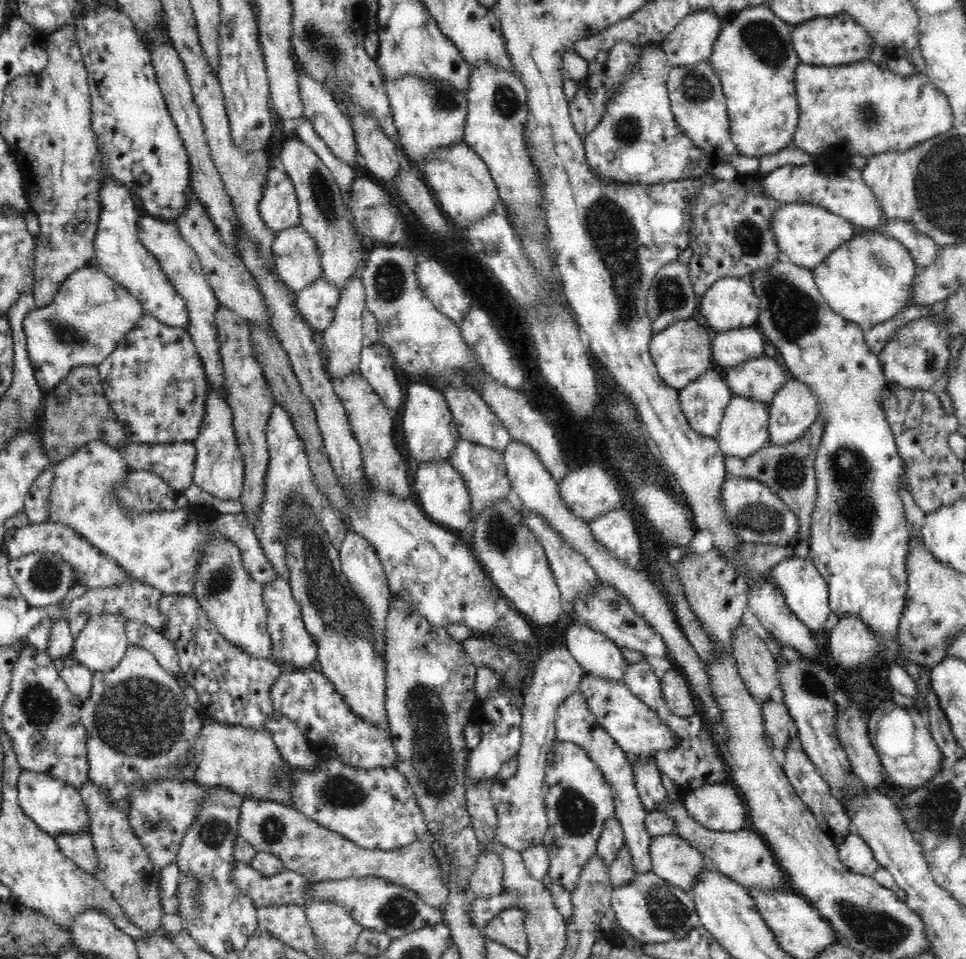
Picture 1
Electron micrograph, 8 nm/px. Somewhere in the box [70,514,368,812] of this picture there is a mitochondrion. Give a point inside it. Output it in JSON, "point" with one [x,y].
{"point":[133,719]}

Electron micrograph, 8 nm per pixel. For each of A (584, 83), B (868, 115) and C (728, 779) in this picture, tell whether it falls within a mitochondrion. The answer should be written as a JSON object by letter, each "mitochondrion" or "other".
{"A":"other","B":"mitochondrion","C":"other"}

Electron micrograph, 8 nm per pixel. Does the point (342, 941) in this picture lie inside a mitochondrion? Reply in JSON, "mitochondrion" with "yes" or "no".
{"mitochondrion":"no"}

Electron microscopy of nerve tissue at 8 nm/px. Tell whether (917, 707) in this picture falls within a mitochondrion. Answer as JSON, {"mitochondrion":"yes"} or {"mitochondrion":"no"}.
{"mitochondrion":"no"}

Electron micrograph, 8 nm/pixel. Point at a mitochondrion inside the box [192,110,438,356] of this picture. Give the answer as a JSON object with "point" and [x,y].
{"point":[321,189]}

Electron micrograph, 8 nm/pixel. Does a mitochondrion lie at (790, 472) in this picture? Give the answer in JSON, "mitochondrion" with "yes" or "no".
{"mitochondrion":"yes"}

